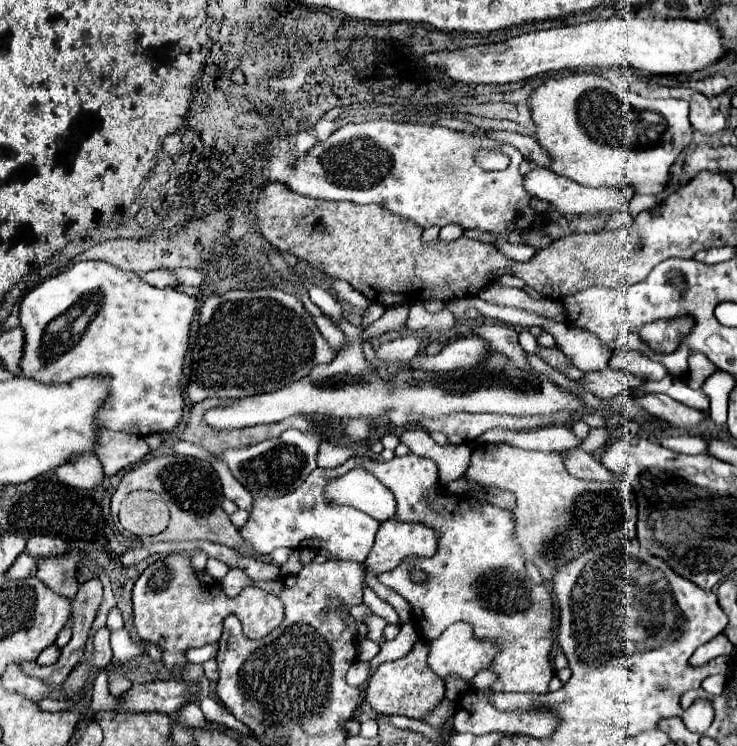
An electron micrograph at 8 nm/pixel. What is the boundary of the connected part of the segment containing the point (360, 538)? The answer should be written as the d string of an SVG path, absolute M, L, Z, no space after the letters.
M349 458L345 464L341 464L333 470L315 468L305 478L301 488L297 488L285 496L277 496L277 498L255 496L251 516L249 516L247 524L243 524L243 528L239 530L241 536L259 554L271 554L275 548L281 548L281 546L287 546L291 550L301 546L301 548L313 548L313 550L327 550L329 554L333 554L337 558L353 560L353 562L359 562L361 566L365 566L365 558L373 546L373 538L377 534L379 522L352 507L343 506L343 504L328 504L325 500L325 484L329 484L329 480L349 472L351 468L355 468L355 464L357 464L357 460Z

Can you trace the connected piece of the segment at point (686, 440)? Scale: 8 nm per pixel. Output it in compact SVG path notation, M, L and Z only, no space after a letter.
M679 435L679 436L665 436L659 440L665 448L669 448L677 453L681 454L707 454L707 444L704 439L691 436L691 435Z

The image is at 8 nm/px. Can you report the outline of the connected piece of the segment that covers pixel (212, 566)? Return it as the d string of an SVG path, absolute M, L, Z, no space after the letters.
M209 558L207 560L207 568L205 568L215 580L223 580L225 578L225 574L229 572L229 566L227 564L223 564L223 562L219 562L217 558Z

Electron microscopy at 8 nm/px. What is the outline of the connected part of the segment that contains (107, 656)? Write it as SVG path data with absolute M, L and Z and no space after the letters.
M99 628L93 636L93 667L104 669L112 660L112 650L109 648L109 630Z

